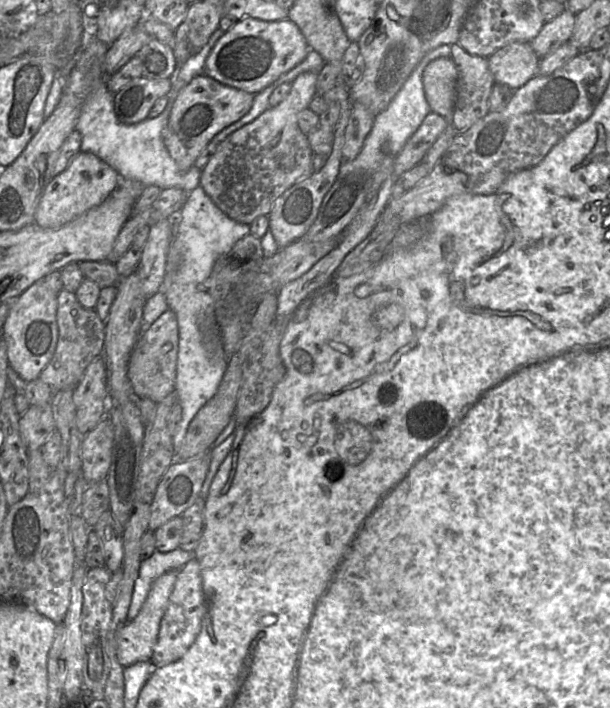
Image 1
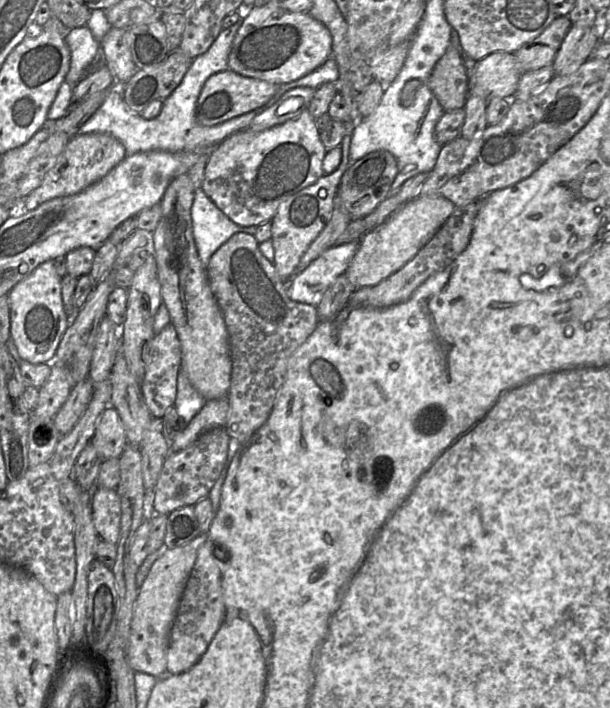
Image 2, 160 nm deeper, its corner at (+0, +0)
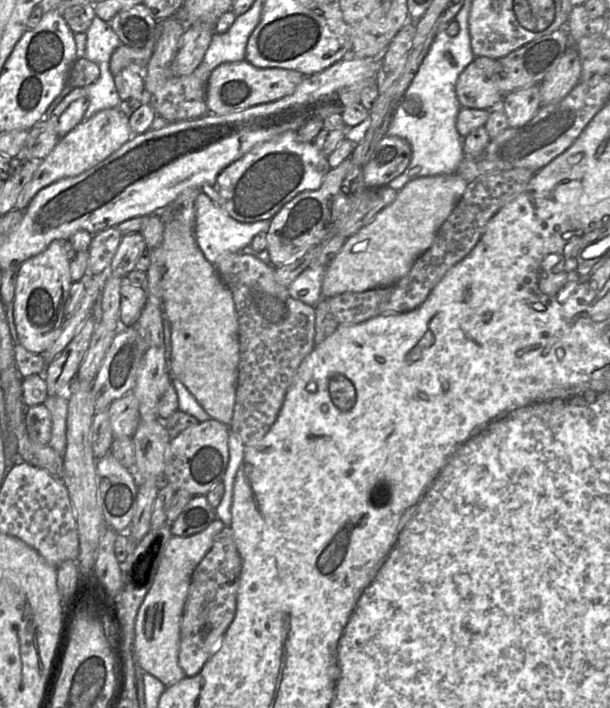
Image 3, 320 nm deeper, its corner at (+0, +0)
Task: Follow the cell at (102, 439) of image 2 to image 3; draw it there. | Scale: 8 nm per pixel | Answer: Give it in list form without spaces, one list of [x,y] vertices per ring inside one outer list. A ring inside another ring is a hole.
[[[132,392],[115,400],[107,409],[113,437],[132,437],[140,422],[139,402]]]

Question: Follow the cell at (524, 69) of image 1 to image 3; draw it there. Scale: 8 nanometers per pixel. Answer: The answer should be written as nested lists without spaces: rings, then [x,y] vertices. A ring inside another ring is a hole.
[[[475,57],[456,83],[461,108],[492,110],[498,107],[504,96],[499,90],[500,75],[499,59]]]

